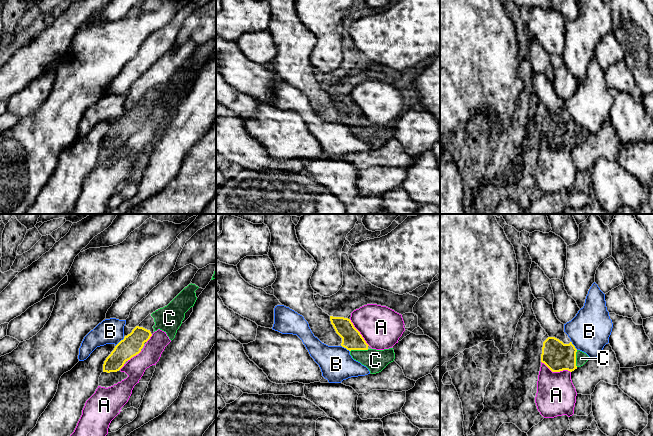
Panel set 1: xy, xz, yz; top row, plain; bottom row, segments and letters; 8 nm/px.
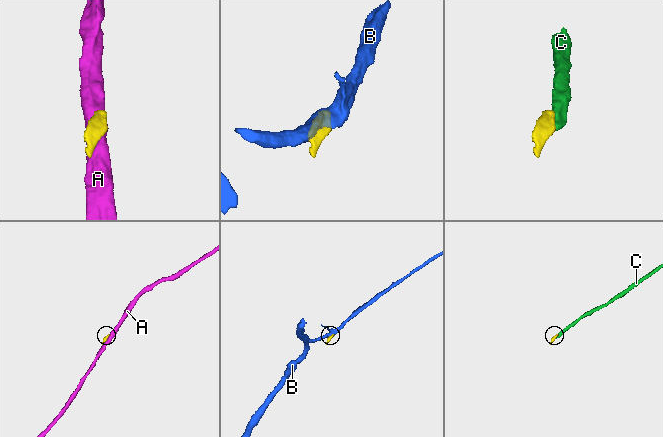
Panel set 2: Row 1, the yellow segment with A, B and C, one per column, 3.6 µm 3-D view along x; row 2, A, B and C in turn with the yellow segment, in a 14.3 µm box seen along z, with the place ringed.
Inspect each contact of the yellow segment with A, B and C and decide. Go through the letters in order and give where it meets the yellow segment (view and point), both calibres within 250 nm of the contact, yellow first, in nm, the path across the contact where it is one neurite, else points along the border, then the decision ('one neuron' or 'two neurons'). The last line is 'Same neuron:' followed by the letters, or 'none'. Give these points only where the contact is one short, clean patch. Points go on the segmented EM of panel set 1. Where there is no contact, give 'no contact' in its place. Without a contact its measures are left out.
A: yz (556, 371) | 240/320 nm | two neurons
B: xy (119, 342) | 170/200 nm | along xy (124, 337), (115, 346) | two neurons
C: xz (359, 349) | 160/180 nm | one neuron
Same neuron: C

